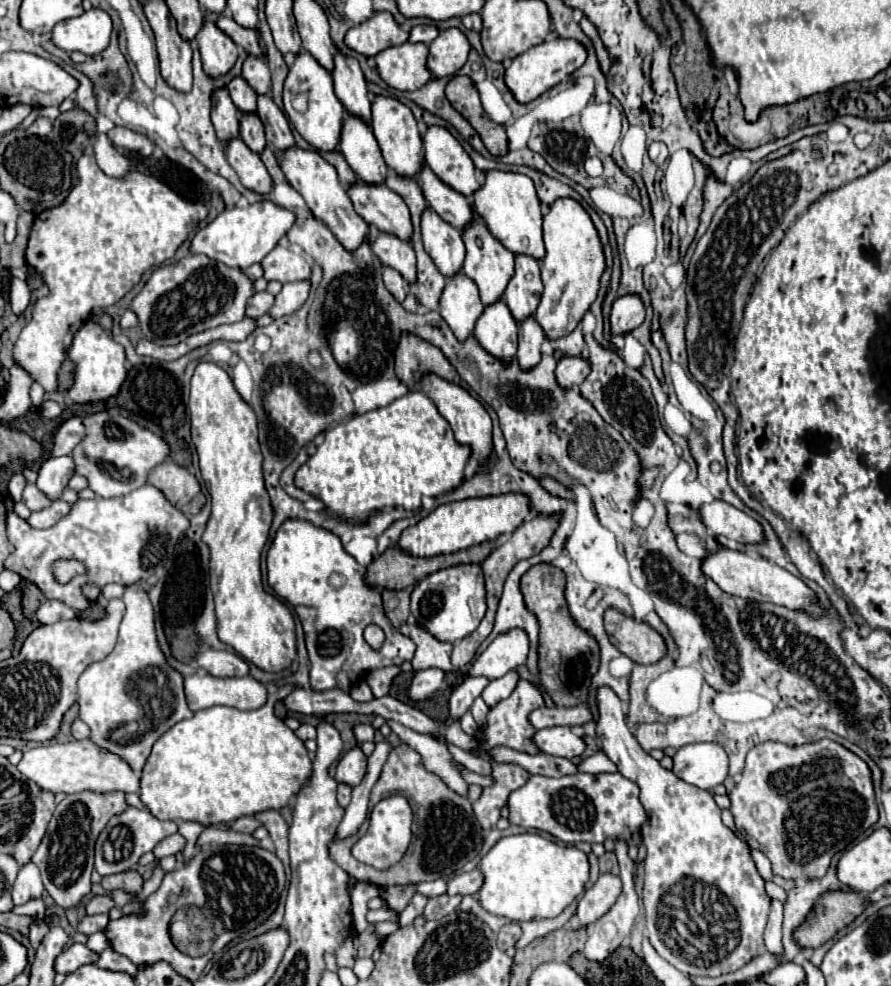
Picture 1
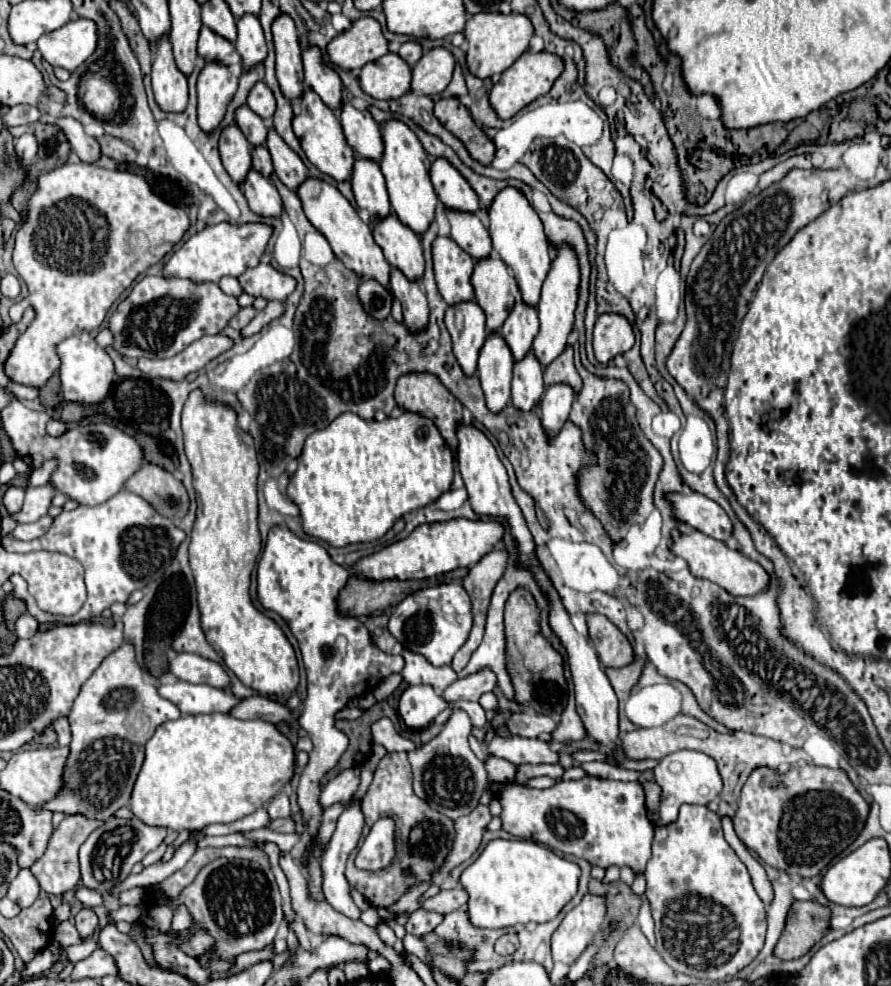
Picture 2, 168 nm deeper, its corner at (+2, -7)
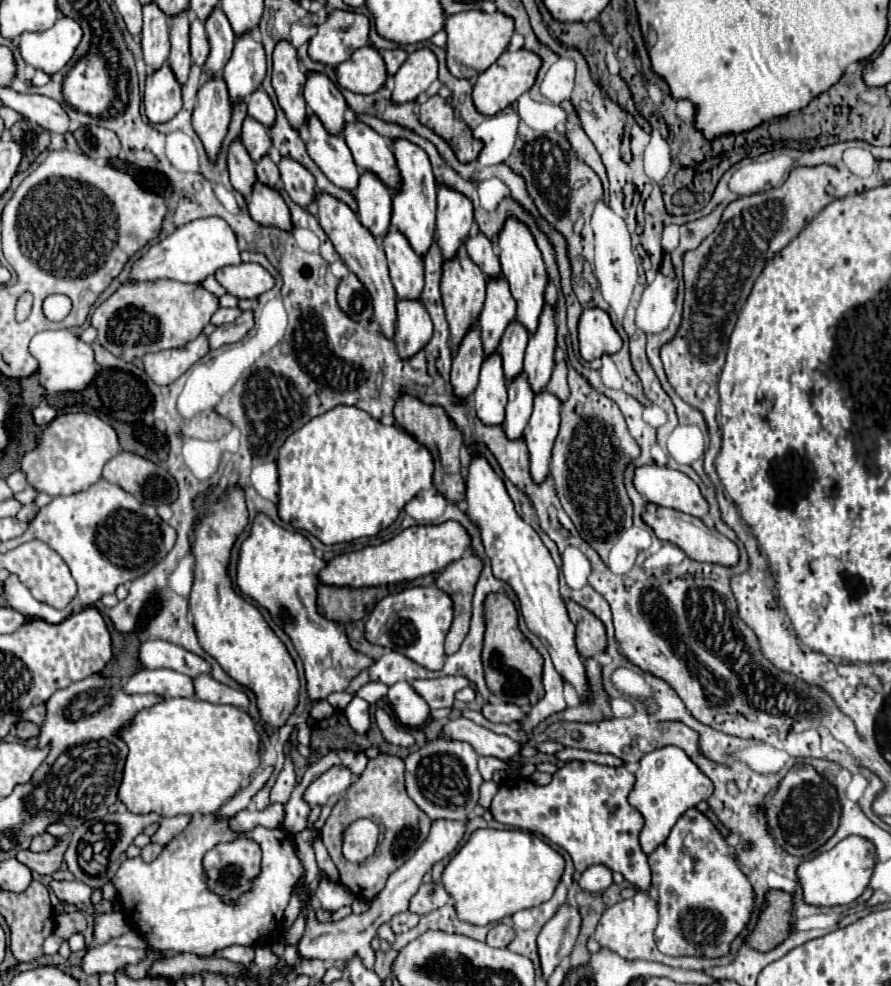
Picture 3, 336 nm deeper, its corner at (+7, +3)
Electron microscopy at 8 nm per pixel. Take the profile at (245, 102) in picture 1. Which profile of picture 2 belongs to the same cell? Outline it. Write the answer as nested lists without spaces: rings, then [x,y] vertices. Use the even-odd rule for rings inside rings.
[[[249,106],[237,108],[235,120],[237,120],[237,126],[241,128],[243,136],[249,140],[251,146],[255,146],[255,148],[257,146],[265,146],[267,132],[269,132],[267,130],[267,124],[259,116],[255,116],[255,112],[251,112]]]

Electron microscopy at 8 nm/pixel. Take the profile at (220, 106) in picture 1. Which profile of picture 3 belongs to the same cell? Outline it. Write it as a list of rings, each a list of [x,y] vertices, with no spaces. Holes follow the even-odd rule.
[[[236,138],[228,148],[228,172],[232,186],[242,196],[250,196],[252,184],[256,182],[254,160],[250,158],[250,154],[246,154],[246,146],[242,144],[240,138]]]

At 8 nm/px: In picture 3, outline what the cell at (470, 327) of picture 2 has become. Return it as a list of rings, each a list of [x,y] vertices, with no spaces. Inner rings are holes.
[[[474,324],[474,330],[462,338],[462,346],[458,346],[458,354],[452,362],[452,386],[454,394],[458,398],[470,396],[478,384],[478,372],[484,360],[482,350],[482,338],[480,338],[480,326]]]

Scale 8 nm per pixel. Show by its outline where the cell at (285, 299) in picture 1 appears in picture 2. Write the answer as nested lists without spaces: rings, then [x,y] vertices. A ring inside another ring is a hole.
[[[273,300],[273,302],[269,302],[249,324],[247,324],[247,328],[243,328],[241,330],[241,338],[247,338],[247,336],[253,336],[253,334],[257,334],[261,328],[265,328],[271,320],[275,320],[275,318],[279,318],[281,314],[283,314],[283,302],[277,302],[277,300]]]

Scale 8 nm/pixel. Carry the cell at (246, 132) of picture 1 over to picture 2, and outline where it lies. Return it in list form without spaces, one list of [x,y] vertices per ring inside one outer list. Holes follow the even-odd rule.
[[[263,146],[263,148],[253,148],[251,154],[253,154],[253,168],[255,168],[261,176],[269,178],[269,176],[273,174],[273,164],[271,164],[271,154],[269,154],[269,150],[267,150],[265,146]]]

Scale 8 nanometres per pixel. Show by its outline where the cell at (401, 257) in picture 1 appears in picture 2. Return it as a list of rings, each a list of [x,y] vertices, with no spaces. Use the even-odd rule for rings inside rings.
[[[391,270],[391,288],[403,306],[403,324],[411,334],[419,334],[429,324],[429,306],[419,282],[411,284],[401,272]]]

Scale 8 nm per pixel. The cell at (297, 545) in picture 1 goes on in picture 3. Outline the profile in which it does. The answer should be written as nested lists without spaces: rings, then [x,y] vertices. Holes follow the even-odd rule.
[[[258,514],[250,536],[242,542],[238,558],[238,588],[264,606],[274,622],[290,636],[298,656],[302,658],[306,672],[306,688],[312,702],[328,698],[332,692],[342,692],[362,670],[374,664],[372,658],[354,650],[346,638],[346,630],[340,622],[330,622],[318,614],[318,586],[320,570],[326,566],[322,558],[314,554],[310,540],[294,530],[286,530],[274,524],[266,514]]]

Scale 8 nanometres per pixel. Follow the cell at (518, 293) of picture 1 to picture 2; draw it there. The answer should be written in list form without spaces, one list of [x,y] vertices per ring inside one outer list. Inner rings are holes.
[[[519,300],[519,304],[515,304],[511,316],[505,320],[501,328],[501,336],[507,342],[513,360],[519,362],[525,358],[525,354],[531,350],[531,342],[537,336],[537,332],[539,332],[537,310]]]

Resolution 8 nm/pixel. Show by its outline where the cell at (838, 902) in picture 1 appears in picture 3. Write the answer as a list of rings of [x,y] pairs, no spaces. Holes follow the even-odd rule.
[[[770,890],[766,894],[764,910],[758,918],[756,930],[748,938],[748,944],[758,952],[770,952],[792,932],[794,898],[782,890]]]

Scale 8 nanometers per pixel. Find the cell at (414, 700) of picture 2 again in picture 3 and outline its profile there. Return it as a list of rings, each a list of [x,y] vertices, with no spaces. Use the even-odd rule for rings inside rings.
[[[396,682],[390,686],[388,702],[396,720],[410,728],[422,726],[430,714],[430,706],[426,706],[426,700],[410,686],[410,682]]]

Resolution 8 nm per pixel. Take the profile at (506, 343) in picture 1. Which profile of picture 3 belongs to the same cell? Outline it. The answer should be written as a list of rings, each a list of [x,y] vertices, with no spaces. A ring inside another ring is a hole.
[[[498,352],[484,358],[480,380],[474,390],[476,414],[484,424],[502,424],[506,408],[506,378],[502,378],[502,358]]]

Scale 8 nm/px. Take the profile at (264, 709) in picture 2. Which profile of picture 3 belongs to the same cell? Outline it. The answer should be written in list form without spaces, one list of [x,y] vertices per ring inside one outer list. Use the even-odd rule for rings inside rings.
[[[202,674],[194,678],[194,688],[196,688],[196,698],[212,704],[232,704],[244,710],[250,706],[250,698],[242,690],[224,686],[218,680],[214,680],[210,674]]]

